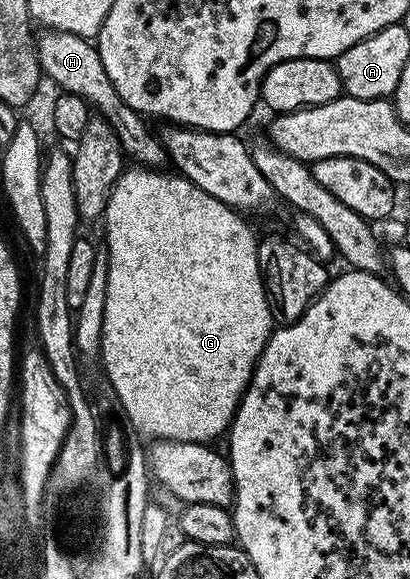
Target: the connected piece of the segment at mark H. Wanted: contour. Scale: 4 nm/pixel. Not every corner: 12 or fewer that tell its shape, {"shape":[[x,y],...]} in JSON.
{"shape":[[37,35],[38,67],[110,122],[122,153],[162,168],[166,150],[116,92],[97,45]]}

